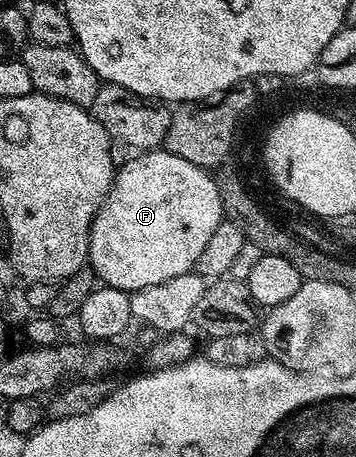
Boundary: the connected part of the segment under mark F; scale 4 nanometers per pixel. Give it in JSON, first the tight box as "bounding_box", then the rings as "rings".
{"bounding_box":[88,148,226,292],"rings":[[[163,148],[129,158],[132,159],[121,170],[119,167],[115,171],[110,192],[92,221],[88,262],[103,285],[131,292],[189,273],[198,256],[202,256],[202,248],[206,248],[214,228],[225,221],[226,215],[217,179],[212,179],[205,167],[190,164],[190,160],[182,160],[182,156],[174,156]]]}

